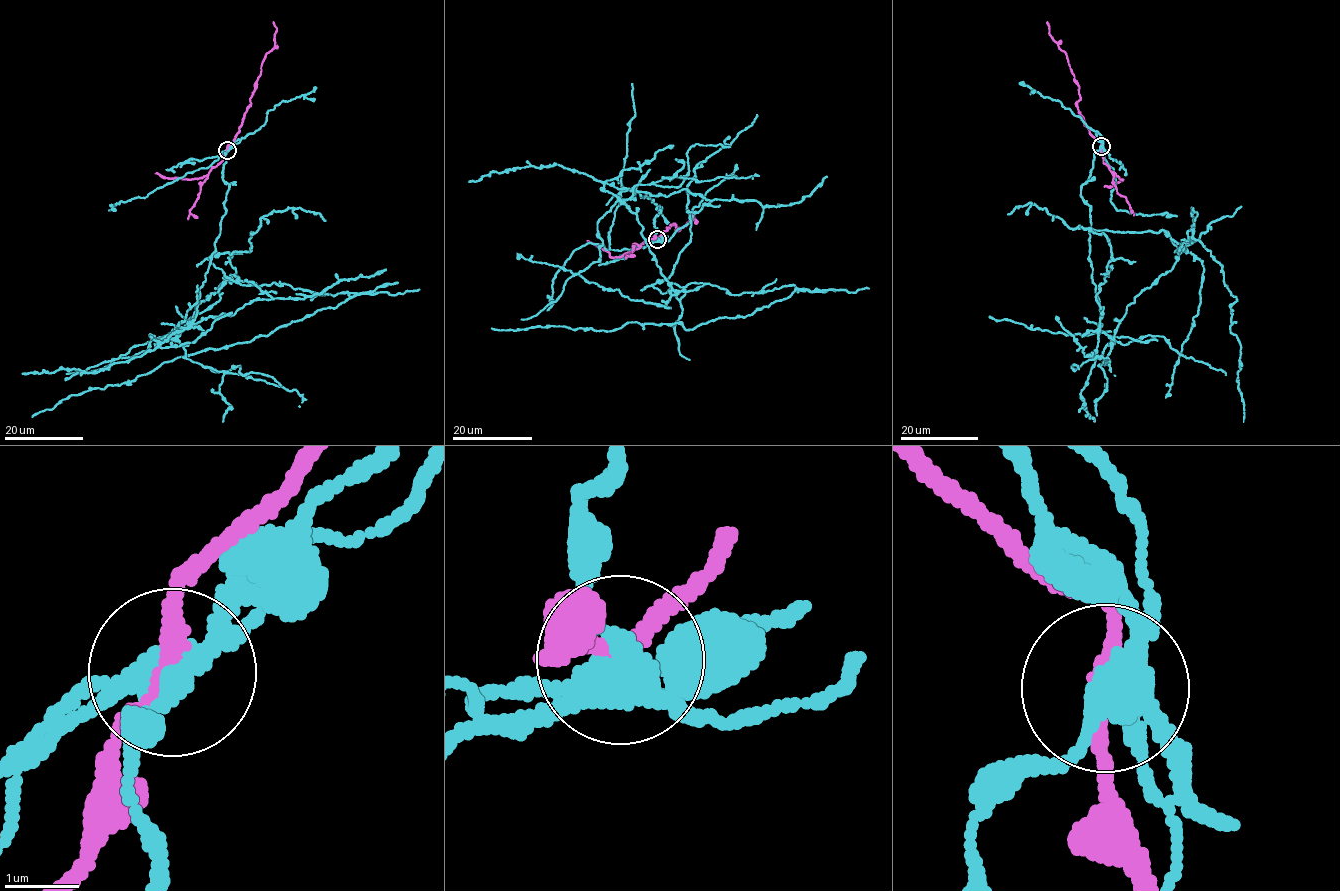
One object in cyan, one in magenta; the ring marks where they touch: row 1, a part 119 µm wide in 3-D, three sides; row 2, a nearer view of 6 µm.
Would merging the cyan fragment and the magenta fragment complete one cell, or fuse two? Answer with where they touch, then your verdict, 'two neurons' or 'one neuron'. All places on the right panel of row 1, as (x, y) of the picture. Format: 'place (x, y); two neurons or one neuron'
place (1101, 146); two neurons

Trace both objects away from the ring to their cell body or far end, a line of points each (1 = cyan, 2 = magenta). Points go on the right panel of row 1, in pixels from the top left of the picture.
1: (1100, 146), (1081, 197), (1098, 332), (1114, 337), (1189, 230), (1237, 299), (1243, 422)
2: (1100, 146), (1077, 106), (1079, 87), (1067, 57), (1049, 33), (1047, 21)

